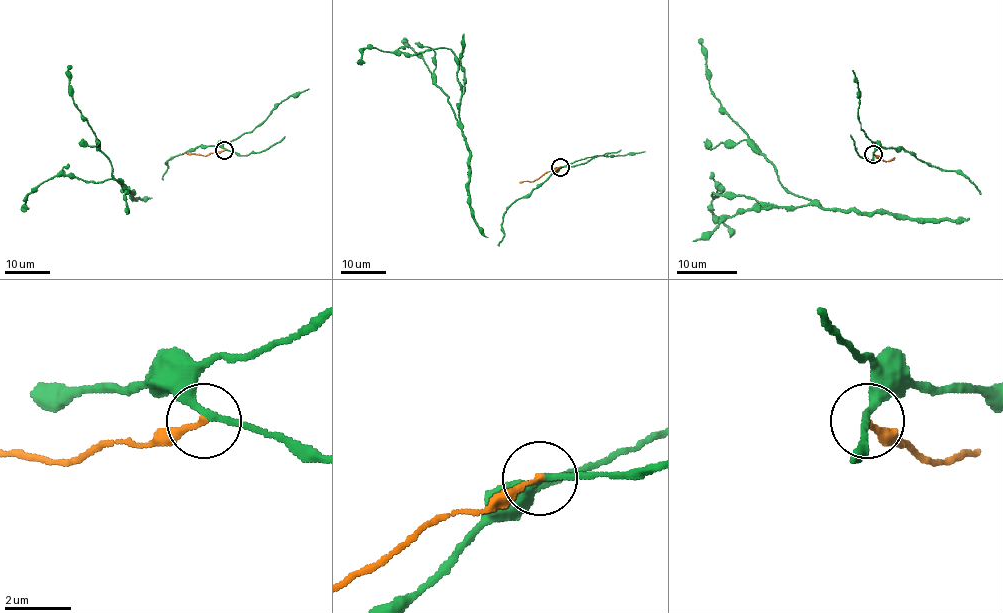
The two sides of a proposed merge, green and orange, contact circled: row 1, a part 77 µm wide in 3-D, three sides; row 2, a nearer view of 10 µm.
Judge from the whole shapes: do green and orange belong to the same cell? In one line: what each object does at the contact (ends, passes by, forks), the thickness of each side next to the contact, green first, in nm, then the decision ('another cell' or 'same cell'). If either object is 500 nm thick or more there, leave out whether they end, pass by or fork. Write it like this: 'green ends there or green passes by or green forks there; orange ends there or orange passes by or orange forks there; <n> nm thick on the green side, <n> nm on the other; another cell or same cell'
green passes by; orange ends there; 240 nm thick on the green side, 170 nm on the other; another cell

